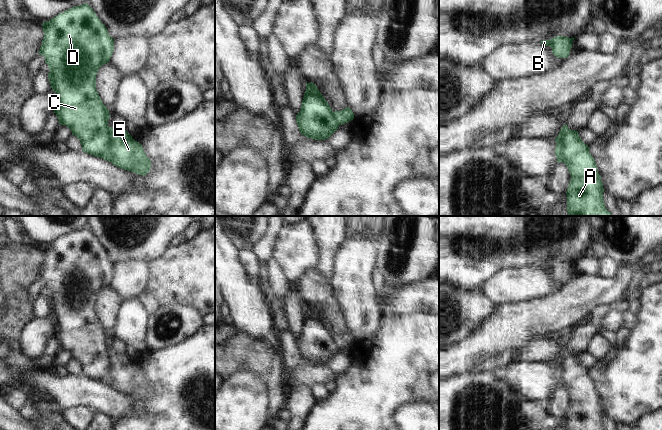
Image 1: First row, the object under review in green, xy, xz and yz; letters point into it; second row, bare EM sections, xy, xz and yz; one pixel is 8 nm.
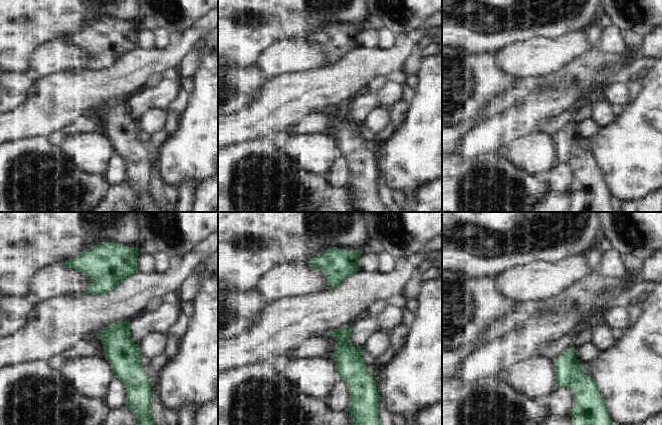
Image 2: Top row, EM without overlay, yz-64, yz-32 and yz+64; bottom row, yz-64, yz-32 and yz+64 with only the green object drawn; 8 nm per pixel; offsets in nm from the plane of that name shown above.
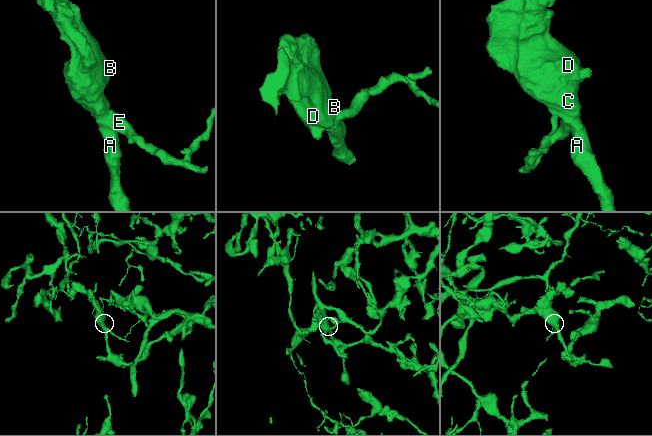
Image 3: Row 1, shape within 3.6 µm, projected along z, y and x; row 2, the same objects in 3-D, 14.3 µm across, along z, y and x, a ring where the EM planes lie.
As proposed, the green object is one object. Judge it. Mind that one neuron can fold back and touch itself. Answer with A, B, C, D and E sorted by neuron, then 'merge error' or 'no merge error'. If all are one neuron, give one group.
groups A B C D / E; merge error

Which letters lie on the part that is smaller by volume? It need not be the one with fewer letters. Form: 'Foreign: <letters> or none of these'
Foreign: E.

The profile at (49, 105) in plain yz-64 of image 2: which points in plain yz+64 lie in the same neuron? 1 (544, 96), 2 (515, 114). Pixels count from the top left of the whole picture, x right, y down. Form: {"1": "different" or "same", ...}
{"1": "different", "2": "different"}

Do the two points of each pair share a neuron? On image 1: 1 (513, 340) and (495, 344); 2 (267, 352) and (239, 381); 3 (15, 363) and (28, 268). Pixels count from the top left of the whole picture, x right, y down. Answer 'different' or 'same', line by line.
1: same
2: different
3: same

